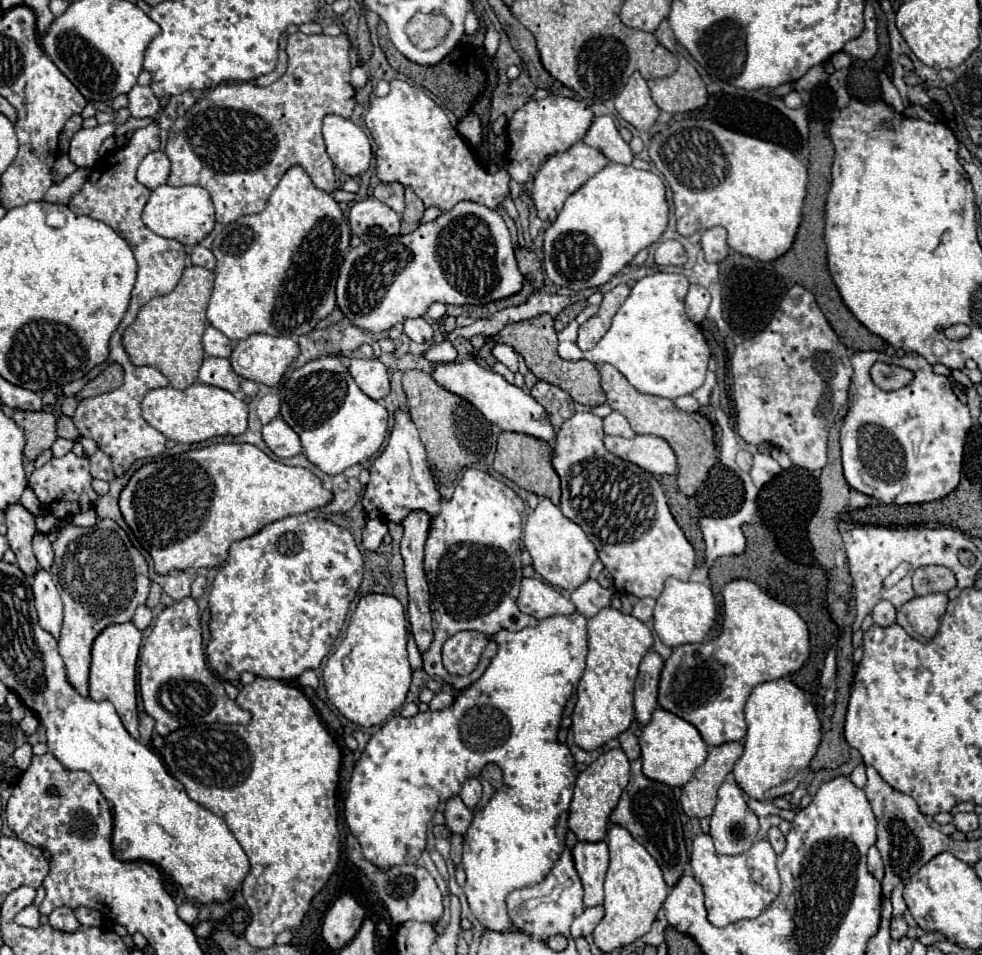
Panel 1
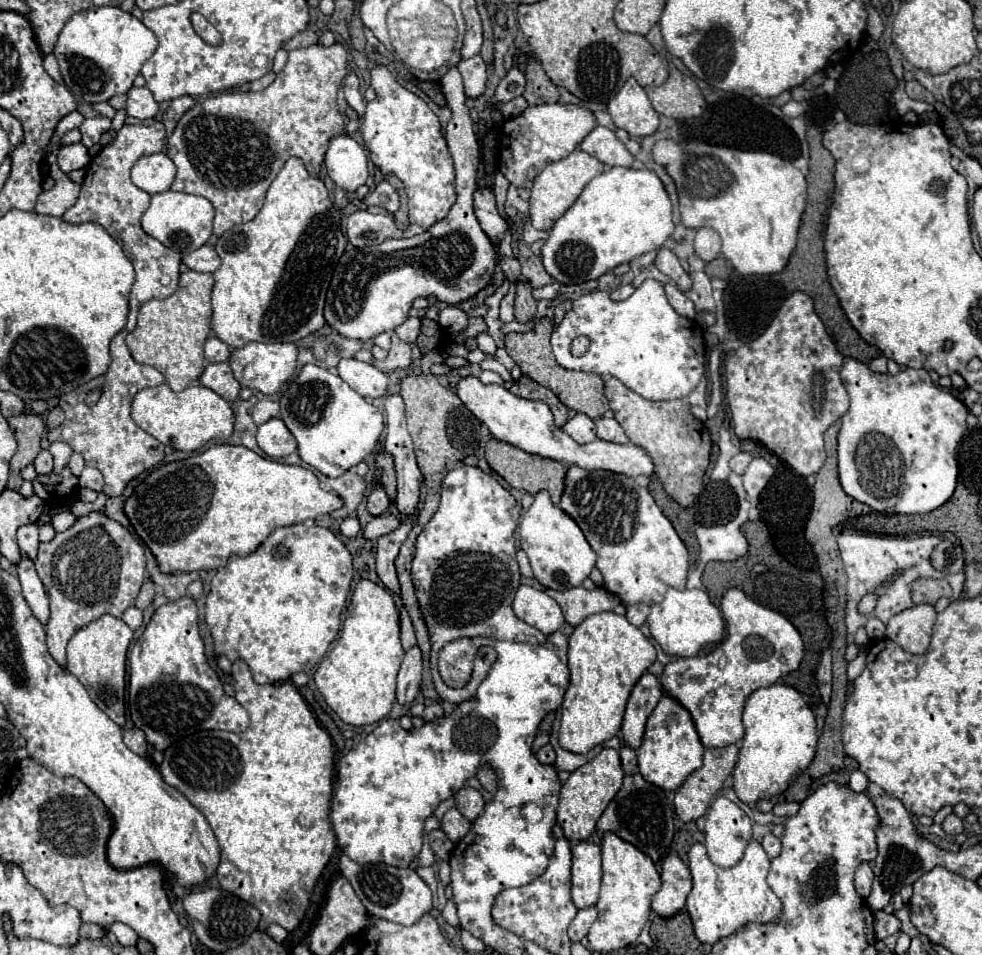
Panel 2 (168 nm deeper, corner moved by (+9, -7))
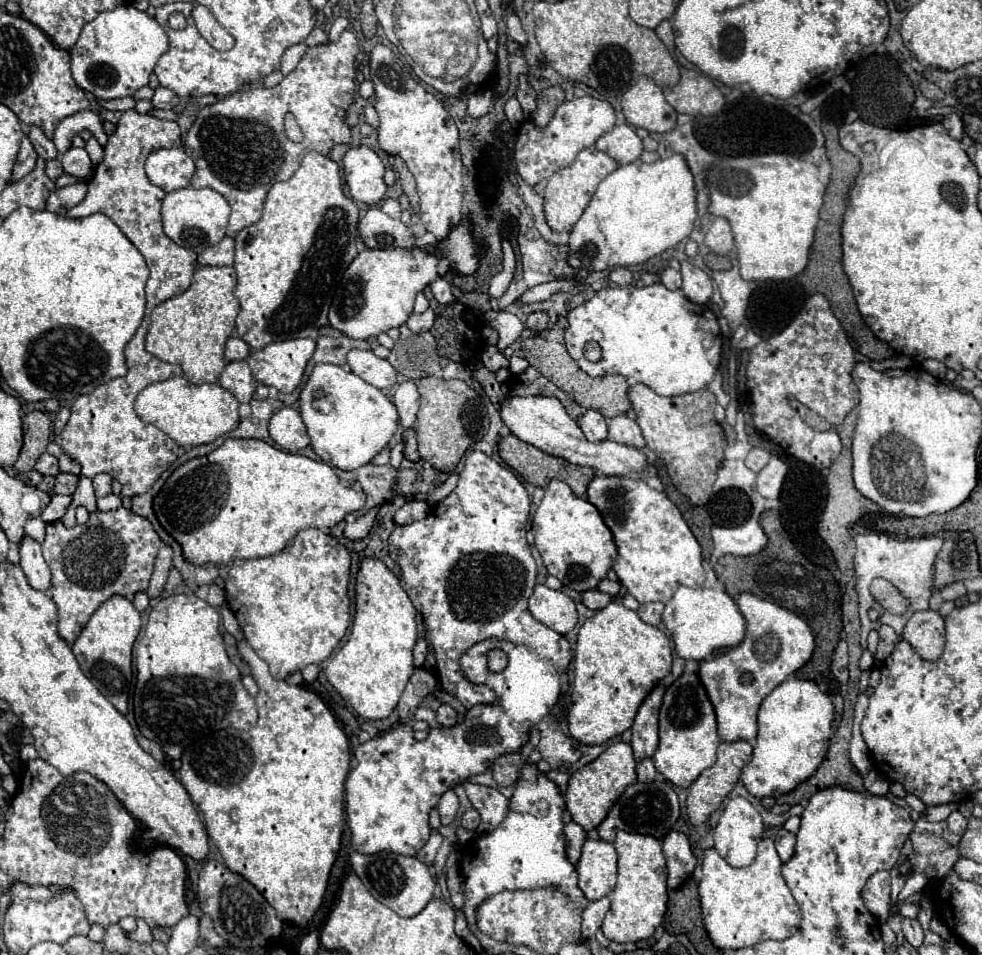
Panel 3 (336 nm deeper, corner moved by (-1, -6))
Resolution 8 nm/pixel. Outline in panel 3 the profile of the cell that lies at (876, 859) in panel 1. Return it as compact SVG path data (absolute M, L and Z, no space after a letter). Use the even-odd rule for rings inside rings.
M876 871L862 889L862 899L866 909L878 917L880 923L886 923L890 915L890 873Z

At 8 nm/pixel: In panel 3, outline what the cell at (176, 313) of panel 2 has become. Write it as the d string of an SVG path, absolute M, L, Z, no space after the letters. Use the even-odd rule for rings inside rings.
M198 267L192 279L192 285L182 295L176 295L160 303L152 311L150 331L146 335L146 351L150 351L162 361L180 365L184 369L184 377L190 383L196 383L196 385L218 383L218 377L228 363L224 359L224 347L230 335L234 333L234 323L238 315L238 299L234 297L234 285L236 285L236 271L232 267Z

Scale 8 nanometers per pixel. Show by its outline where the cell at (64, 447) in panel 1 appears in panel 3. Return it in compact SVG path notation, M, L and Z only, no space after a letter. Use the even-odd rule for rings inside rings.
M44 453L40 459L38 459L38 463L36 463L36 471L38 473L42 473L42 475L58 475L60 473L60 469L58 469L58 459L56 457L52 457L52 455L48 455L48 453Z

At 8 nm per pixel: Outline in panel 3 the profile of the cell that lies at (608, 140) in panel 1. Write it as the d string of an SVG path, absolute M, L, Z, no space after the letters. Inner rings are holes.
M616 125L610 133L602 135L596 143L596 149L614 157L620 165L638 161L642 155L642 139L636 135L630 125Z

